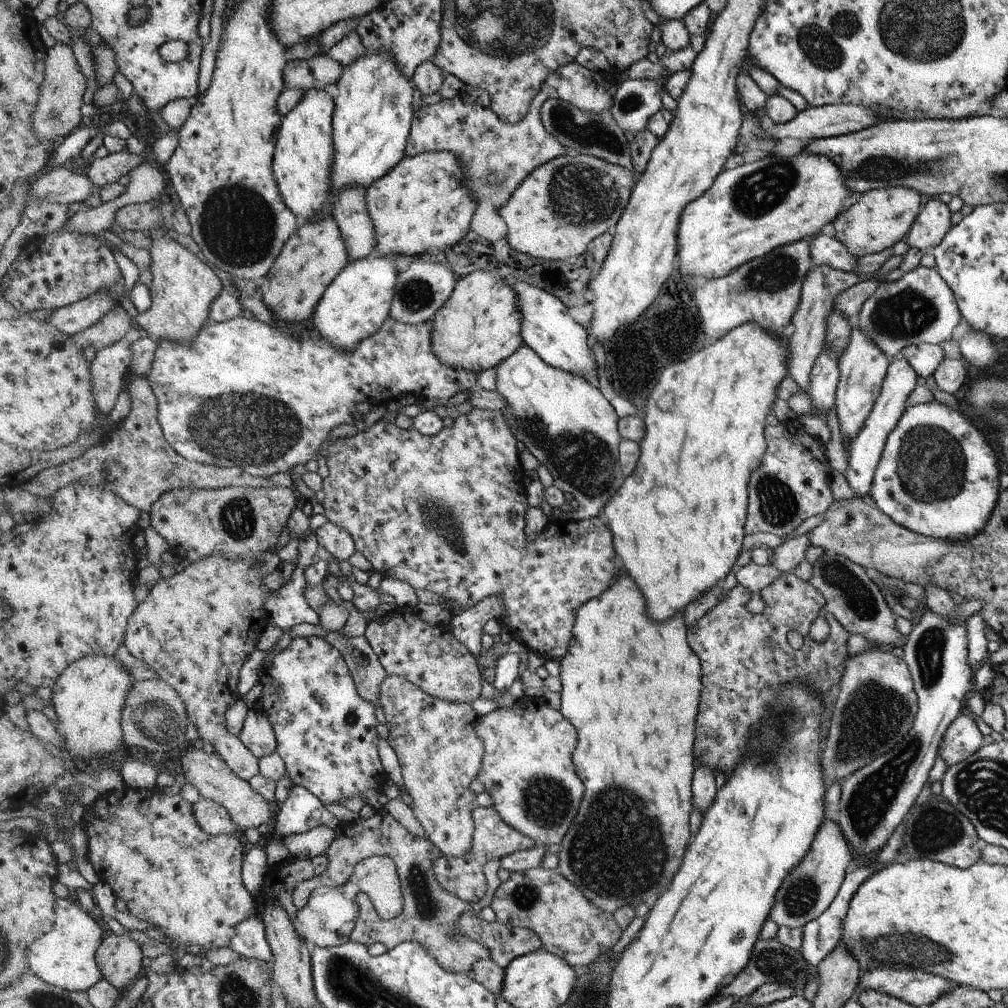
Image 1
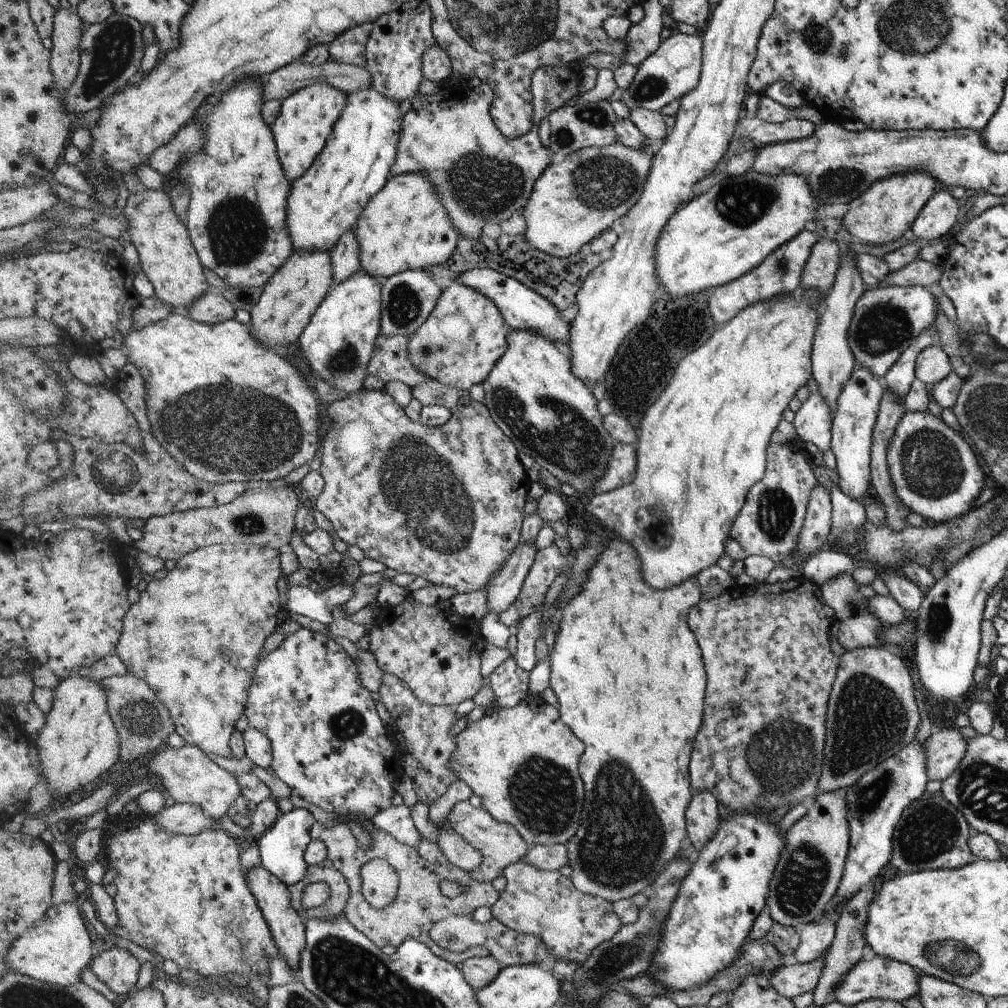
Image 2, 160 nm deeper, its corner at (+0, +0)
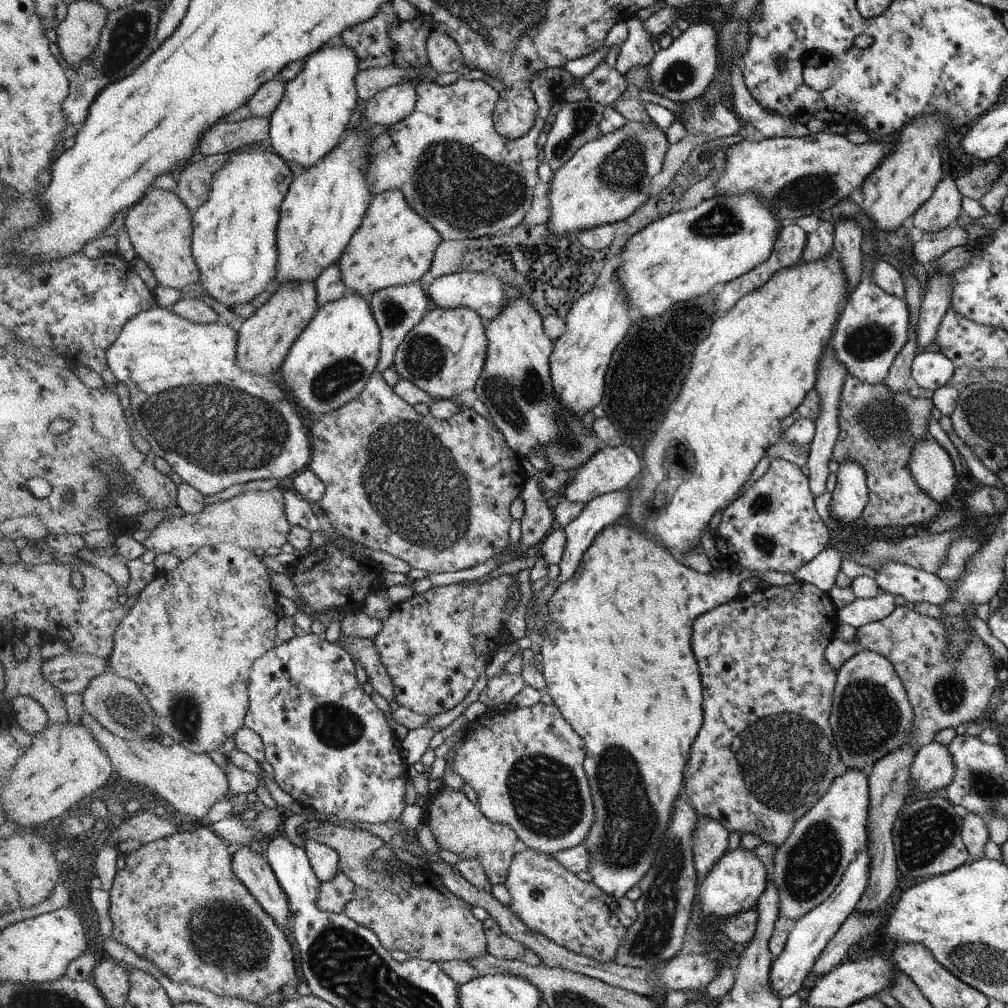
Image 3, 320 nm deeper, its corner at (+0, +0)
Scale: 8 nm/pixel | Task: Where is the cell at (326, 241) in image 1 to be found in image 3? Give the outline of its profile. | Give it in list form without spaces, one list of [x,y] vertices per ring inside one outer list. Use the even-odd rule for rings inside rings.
[[[316,282],[283,283],[272,290],[272,297],[251,318],[236,324],[240,338],[237,342],[237,364],[242,371],[270,375],[281,368],[297,339],[309,327],[317,311]]]

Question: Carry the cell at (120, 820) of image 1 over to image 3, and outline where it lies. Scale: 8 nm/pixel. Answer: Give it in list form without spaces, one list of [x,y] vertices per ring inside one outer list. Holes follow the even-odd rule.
[[[204,822],[194,831],[179,832],[175,836],[160,840],[160,842],[146,844],[140,851],[126,855],[126,860],[127,867],[119,871],[114,889],[110,892],[112,901],[110,913],[115,926],[112,938],[134,950],[140,956],[148,958],[150,962],[154,962],[174,982],[212,988],[212,984],[208,984],[208,972],[210,972],[208,968],[212,968],[212,970],[216,970],[216,994],[218,996],[235,997],[259,1005],[267,1003],[267,997],[270,994],[278,994],[286,984],[291,983],[296,986],[302,980],[298,969],[298,946],[295,946],[290,929],[282,930],[282,926],[277,926],[274,920],[266,914],[261,904],[254,899],[253,895],[250,895],[248,888],[232,876],[232,872],[230,872],[230,843],[218,836],[211,825]]]

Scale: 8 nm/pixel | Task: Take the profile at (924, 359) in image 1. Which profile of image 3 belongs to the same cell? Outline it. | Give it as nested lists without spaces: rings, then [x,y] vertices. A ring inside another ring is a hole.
[[[941,352],[918,353],[911,365],[911,379],[920,389],[936,391],[948,385],[955,372],[952,360]]]

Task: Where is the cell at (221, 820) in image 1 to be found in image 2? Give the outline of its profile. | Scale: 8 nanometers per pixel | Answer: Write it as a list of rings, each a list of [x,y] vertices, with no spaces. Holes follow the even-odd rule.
[[[178,803],[164,807],[155,815],[159,826],[169,833],[179,835],[199,835],[218,827],[217,820],[206,814],[200,805]]]

